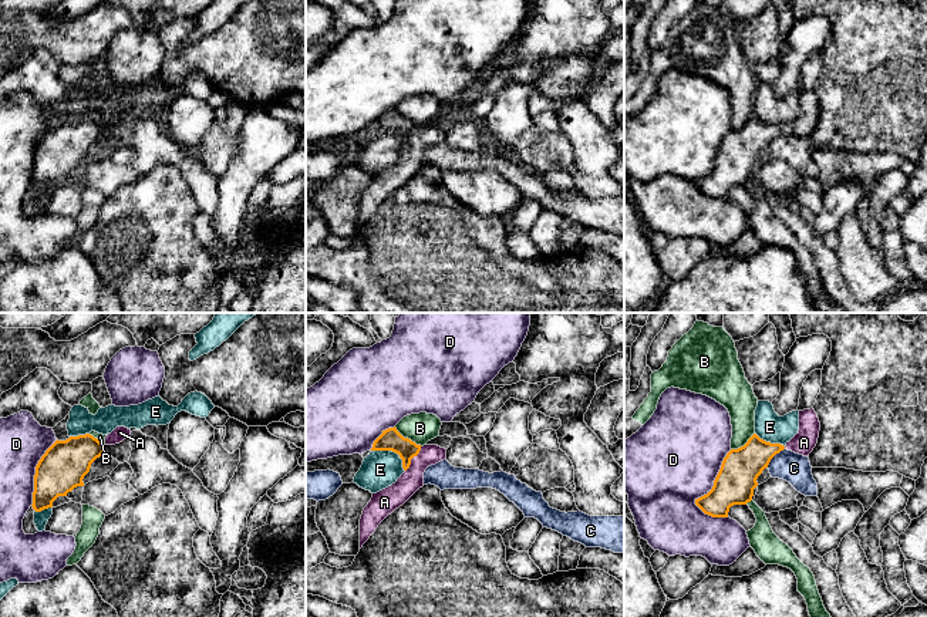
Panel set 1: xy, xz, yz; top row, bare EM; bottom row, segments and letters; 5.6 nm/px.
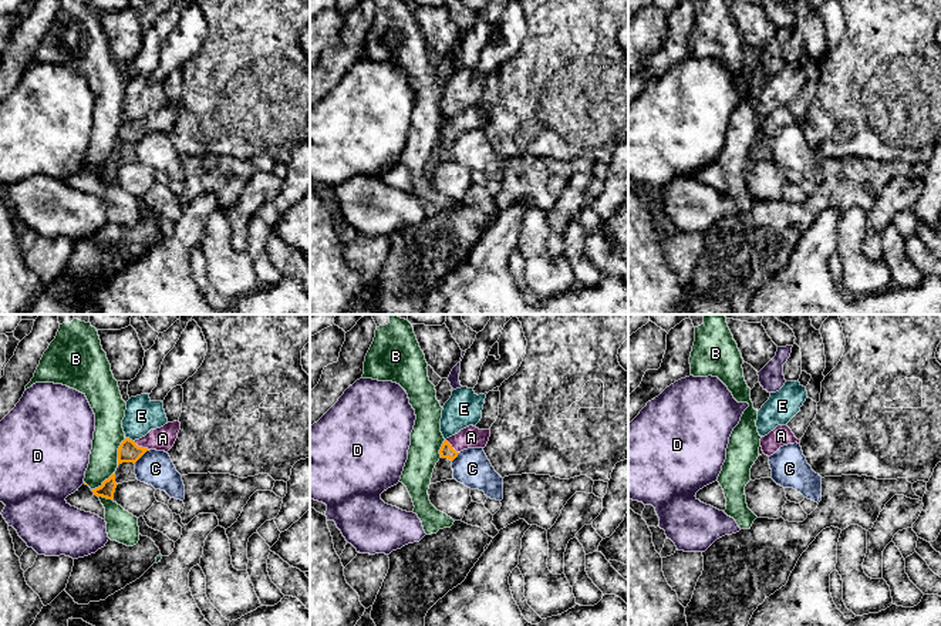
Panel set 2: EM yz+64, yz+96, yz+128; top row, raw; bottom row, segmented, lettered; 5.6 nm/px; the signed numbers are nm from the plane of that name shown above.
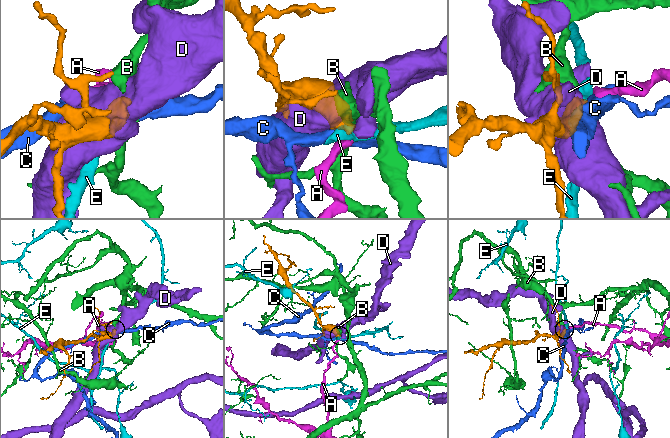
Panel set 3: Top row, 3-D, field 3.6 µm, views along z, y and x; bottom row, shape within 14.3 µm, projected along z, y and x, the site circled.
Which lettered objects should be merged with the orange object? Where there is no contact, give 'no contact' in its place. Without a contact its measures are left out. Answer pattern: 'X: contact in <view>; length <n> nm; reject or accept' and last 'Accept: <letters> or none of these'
A: contact in xz; length 170 nm; accept
B: contact in xz; length 190 nm; reject
C: contact in yz; length 150 nm; reject
D: contact in yz; length 400 nm; reject
E: contact in xz; length 220 nm; reject
Accept: A

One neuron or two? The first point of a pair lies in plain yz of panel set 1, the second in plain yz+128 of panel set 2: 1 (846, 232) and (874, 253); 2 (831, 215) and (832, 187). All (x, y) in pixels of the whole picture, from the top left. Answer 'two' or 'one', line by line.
1: two
2: two

